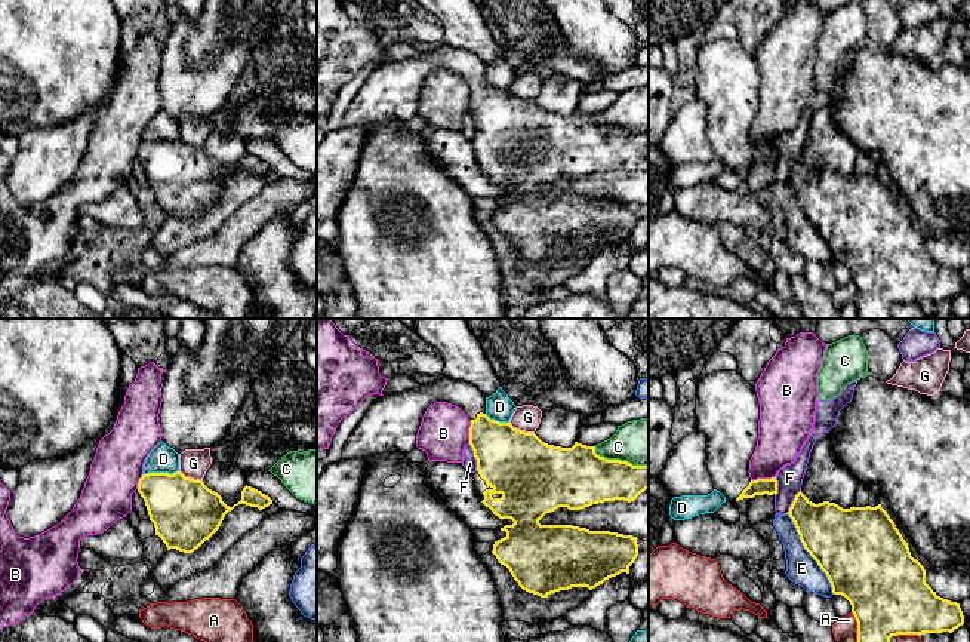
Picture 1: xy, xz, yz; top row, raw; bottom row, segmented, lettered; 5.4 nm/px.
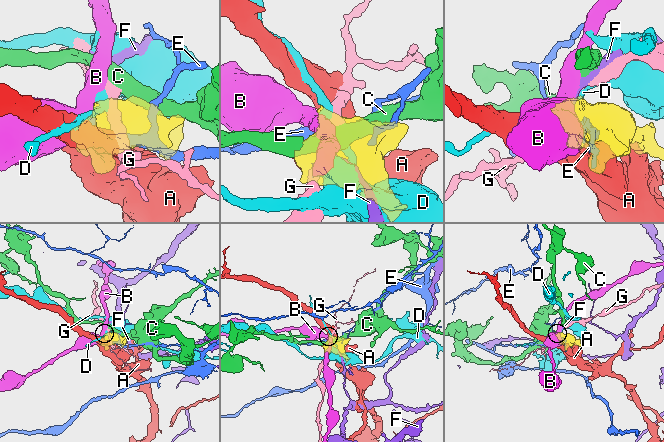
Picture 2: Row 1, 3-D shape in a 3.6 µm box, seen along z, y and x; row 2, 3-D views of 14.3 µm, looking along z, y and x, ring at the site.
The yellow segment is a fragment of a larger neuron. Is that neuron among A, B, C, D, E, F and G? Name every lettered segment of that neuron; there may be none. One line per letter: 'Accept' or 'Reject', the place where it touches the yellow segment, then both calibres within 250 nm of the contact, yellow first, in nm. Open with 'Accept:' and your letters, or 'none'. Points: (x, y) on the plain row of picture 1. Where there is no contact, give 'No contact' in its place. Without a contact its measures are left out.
Accept: none
A: Reject. Touches yellow at yz (858, 298). Thickness 420 nm (yellow) against 140 nm
B: Reject. Touches yellow at yz (763, 147). Thickness 90 nm (yellow) against 240 nm
C: Reject. Touches yellow at xz (619, 128). Thickness 320 nm (yellow) against 260 nm
D: Reject. Touches yellow at xy (160, 141). Thickness 360 nm (yellow) against 150 nm
E: Reject. Touches yellow at yz (809, 220). Thickness 440 nm (yellow) against 170 nm
F: Reject. Touches yellow at xz (474, 123). Thickness 360 nm (yellow) against 80 nm
G: Reject. Touches yellow at xz (520, 98). Thickness 380 nm (yellow) against 140 nm

